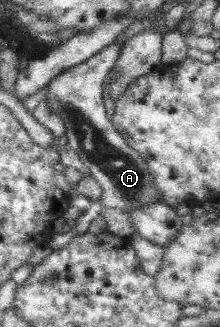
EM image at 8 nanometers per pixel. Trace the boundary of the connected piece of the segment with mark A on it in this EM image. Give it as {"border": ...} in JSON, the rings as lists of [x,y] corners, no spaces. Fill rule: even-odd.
{"border":[[[123,43],[108,44],[89,61],[80,63],[54,78],[46,91],[50,111],[54,111],[65,122],[68,145],[89,169],[102,186],[101,205],[130,212],[134,208],[146,208],[160,202],[160,188],[154,172],[138,150],[132,149],[123,135],[108,119],[104,105],[104,81],[117,65],[123,50]]]}

